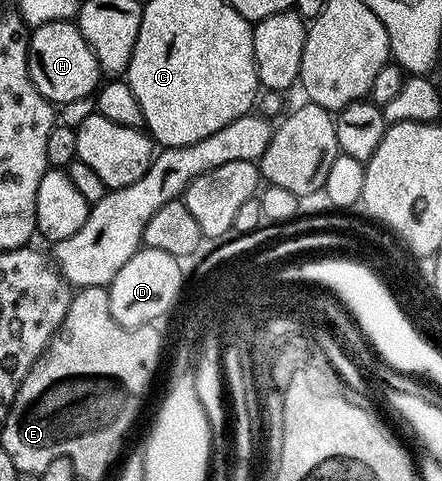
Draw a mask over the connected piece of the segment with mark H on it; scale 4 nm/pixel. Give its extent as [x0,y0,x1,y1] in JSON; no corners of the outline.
[26,19,103,106]

